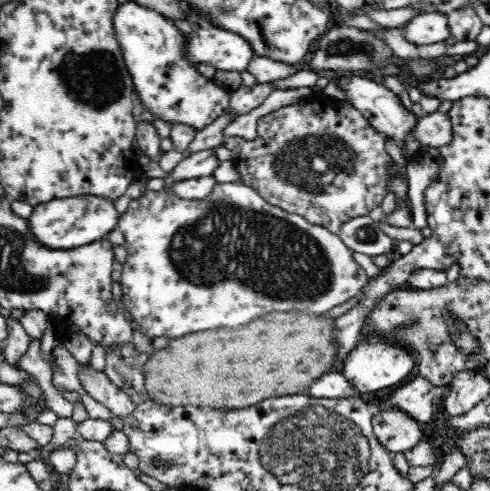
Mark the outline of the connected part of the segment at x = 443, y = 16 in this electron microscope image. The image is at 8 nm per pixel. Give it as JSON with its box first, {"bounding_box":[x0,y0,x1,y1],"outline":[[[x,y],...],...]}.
{"bounding_box":[403,11,452,45],"outline":[[[442,11],[420,13],[403,28],[403,37],[413,44],[429,45],[452,37],[447,14]]]}

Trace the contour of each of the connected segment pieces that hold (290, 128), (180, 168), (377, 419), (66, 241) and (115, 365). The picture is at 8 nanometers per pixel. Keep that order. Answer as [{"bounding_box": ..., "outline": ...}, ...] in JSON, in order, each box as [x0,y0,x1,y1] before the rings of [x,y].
[{"bounding_box":[222,90,396,234],"outline":[[[317,90],[313,97],[301,104],[290,104],[261,116],[257,120],[257,136],[247,140],[227,136],[222,146],[232,152],[232,161],[240,173],[240,181],[254,187],[266,202],[289,212],[302,215],[312,225],[326,227],[338,234],[345,222],[356,216],[366,216],[380,206],[389,191],[389,182],[396,171],[390,155],[386,152],[386,139],[378,134],[369,120],[363,118],[346,99],[326,98]]]},{"bounding_box":[162,149,218,193],"outline":[[[206,149],[192,153],[184,157],[168,174],[162,178],[164,186],[162,190],[166,193],[174,193],[173,186],[180,181],[210,176],[218,168],[218,160],[214,155],[214,149]]]},{"bounding_box":[371,410,425,455],"outline":[[[399,410],[380,411],[373,416],[371,423],[378,441],[391,455],[412,450],[425,440],[423,425]]]},{"bounding_box":[29,194,120,250],"outline":[[[84,194],[54,199],[36,205],[29,216],[29,225],[37,241],[47,248],[68,250],[108,238],[107,234],[117,228],[119,216],[120,213],[114,207],[114,200],[103,196]]]},{"bounding_box":[105,343,148,404],"outline":[[[132,343],[106,351],[105,374],[137,404],[148,401],[144,369],[148,358],[146,354],[138,354]]]}]

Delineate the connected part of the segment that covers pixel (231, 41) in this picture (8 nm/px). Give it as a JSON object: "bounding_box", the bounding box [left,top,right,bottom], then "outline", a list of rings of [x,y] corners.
{"bounding_box":[187,26,255,70],"outline":[[[199,26],[189,34],[187,57],[196,65],[206,62],[217,70],[247,70],[255,52],[239,34],[216,26]]]}

